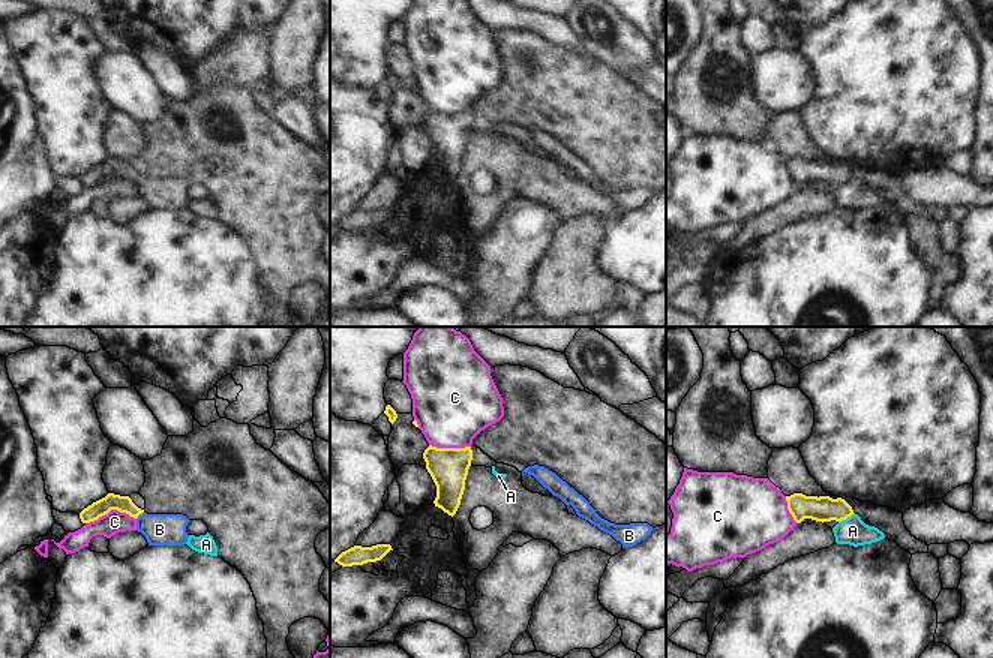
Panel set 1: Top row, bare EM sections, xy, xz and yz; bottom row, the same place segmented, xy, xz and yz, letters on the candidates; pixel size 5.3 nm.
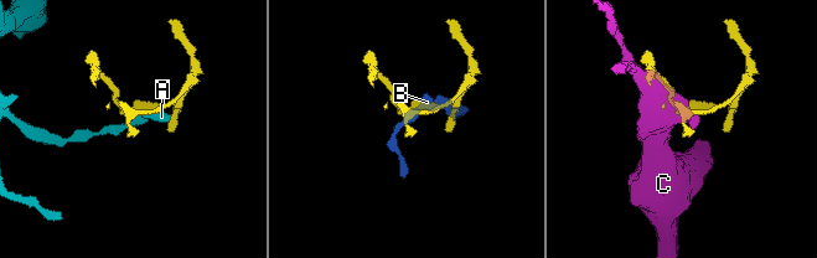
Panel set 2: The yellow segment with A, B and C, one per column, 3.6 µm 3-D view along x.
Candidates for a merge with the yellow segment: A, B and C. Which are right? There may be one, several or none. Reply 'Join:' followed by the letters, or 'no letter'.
Join: B

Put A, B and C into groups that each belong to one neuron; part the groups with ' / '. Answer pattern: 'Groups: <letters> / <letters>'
Groups: A / B / C

